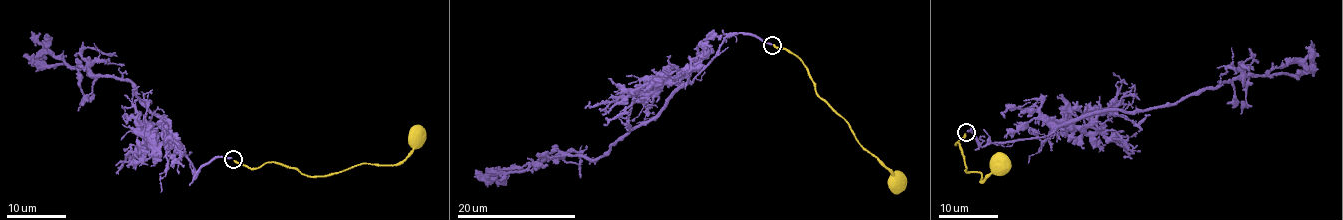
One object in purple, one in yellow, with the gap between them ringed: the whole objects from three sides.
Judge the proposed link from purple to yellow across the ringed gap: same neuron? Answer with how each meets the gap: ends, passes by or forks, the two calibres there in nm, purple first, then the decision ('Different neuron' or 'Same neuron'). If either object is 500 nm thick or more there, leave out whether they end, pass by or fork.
At the ring purple ends. At the ring yellow ends. Thickness 200 nm (purple) against 280 nm. Same neuron

